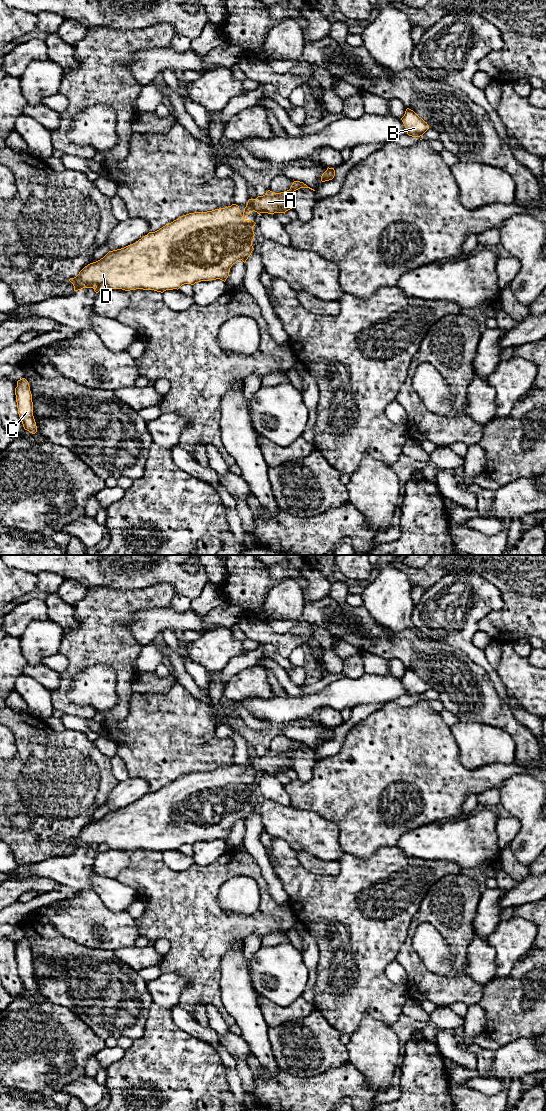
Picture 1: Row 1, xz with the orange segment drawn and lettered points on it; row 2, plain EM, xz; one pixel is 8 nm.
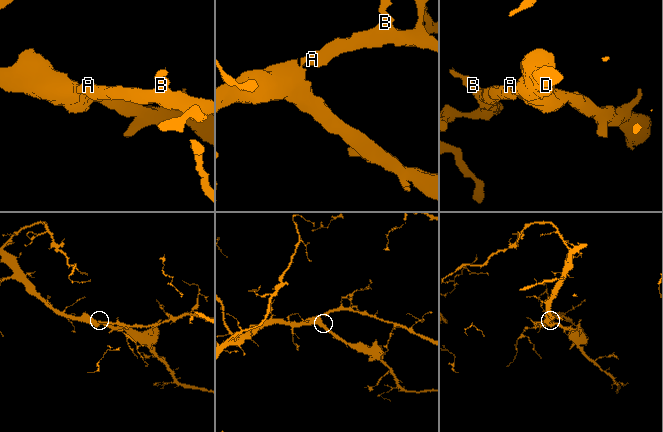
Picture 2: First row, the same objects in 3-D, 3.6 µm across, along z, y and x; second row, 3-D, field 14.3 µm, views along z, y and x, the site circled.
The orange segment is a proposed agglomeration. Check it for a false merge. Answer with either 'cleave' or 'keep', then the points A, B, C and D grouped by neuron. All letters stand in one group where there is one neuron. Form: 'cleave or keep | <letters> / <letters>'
keep | A B C D

